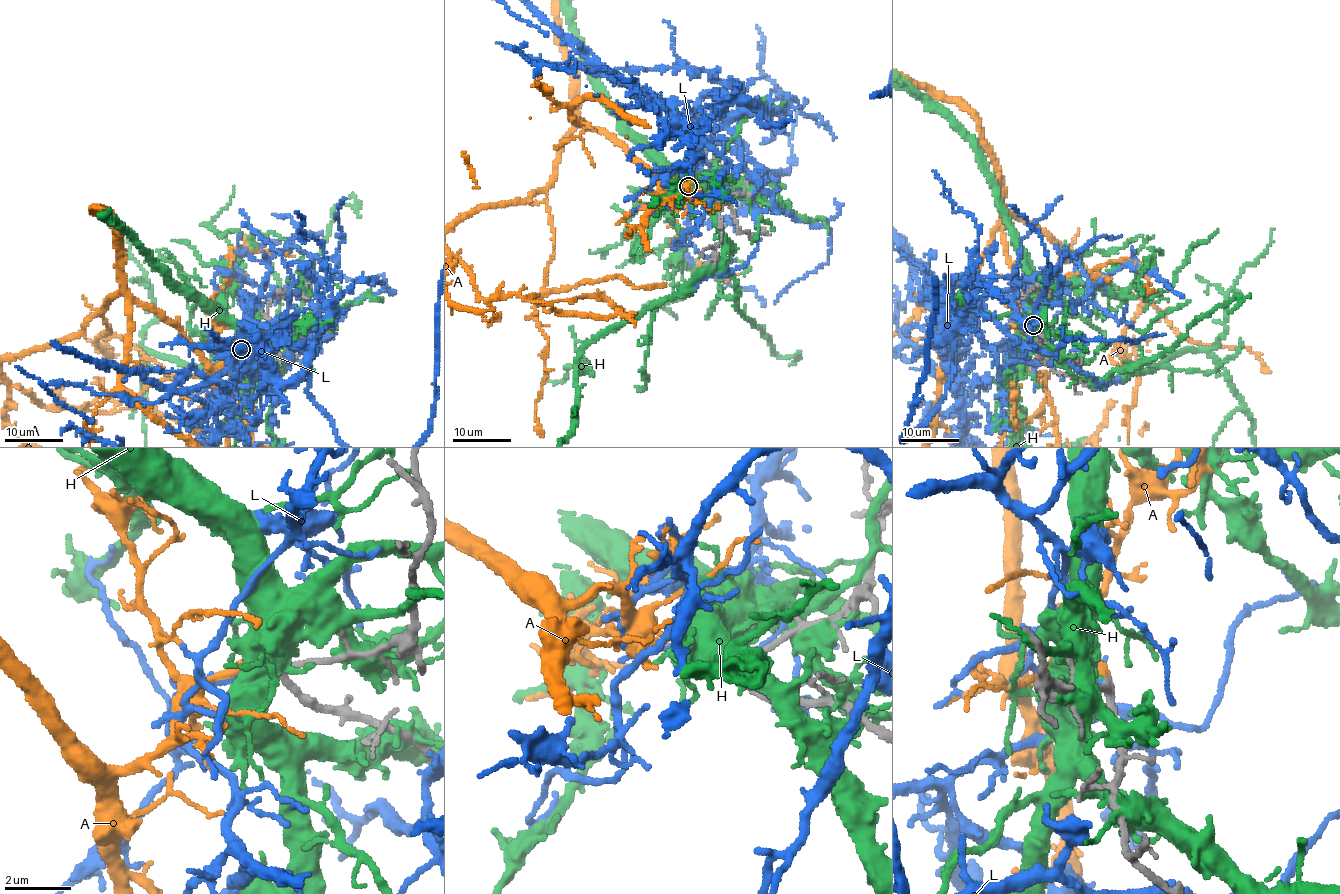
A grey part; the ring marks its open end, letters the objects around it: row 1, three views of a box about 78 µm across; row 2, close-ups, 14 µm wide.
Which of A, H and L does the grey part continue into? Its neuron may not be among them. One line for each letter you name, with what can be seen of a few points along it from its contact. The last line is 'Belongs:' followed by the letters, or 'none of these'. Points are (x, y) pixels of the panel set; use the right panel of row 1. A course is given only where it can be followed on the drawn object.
Belongs: A

